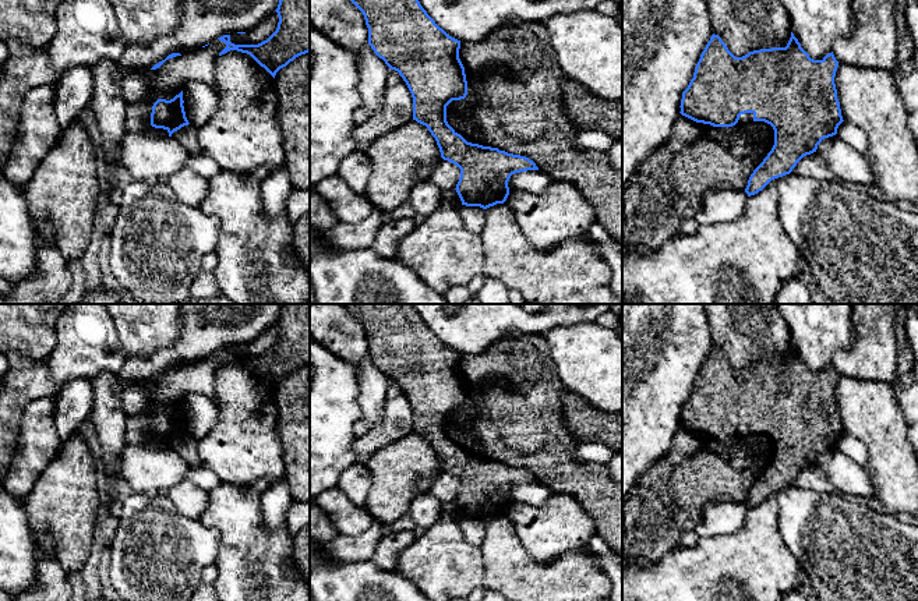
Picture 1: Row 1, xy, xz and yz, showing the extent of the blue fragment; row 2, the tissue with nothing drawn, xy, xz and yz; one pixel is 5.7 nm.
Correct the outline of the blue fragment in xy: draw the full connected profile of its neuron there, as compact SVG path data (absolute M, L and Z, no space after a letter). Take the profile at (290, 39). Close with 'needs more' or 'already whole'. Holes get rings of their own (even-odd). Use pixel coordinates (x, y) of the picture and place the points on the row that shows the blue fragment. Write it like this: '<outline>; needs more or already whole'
M279 0L276 31L258 45L234 45L230 35L218 38L226 43L219 56L237 50L250 54L273 78L296 57L310 52L310 0Z; already whole

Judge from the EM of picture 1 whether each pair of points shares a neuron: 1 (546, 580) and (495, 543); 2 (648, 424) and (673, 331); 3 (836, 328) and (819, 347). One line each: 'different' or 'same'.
1: same
2: same
3: same

